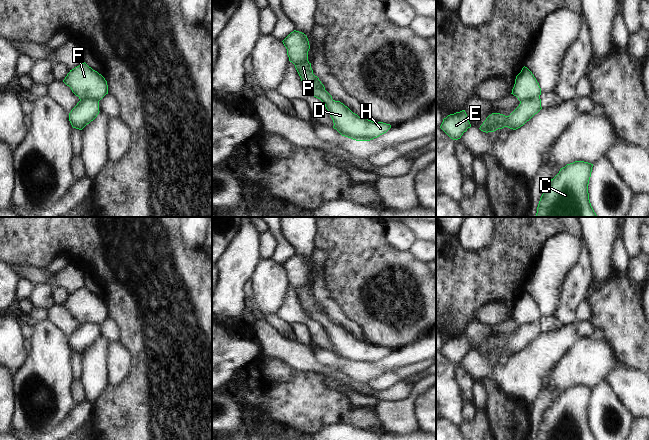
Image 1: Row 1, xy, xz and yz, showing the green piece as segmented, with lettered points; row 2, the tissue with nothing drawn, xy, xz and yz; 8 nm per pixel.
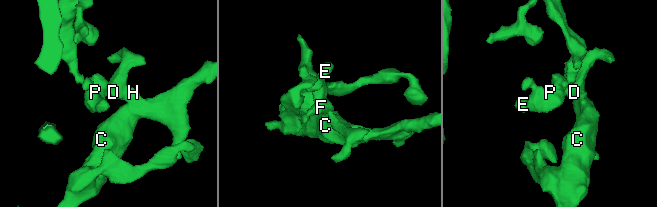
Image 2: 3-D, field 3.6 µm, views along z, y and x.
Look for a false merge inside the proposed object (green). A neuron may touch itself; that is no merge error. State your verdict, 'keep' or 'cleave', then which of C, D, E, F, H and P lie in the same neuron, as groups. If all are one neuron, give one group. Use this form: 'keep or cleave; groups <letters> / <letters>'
cleave; groups C D E H P / F

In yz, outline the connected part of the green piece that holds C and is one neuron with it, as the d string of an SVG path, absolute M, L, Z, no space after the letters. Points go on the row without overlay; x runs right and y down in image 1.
M575 385L561 392L546 410L536 440L597 440L588 417L592 391Z

